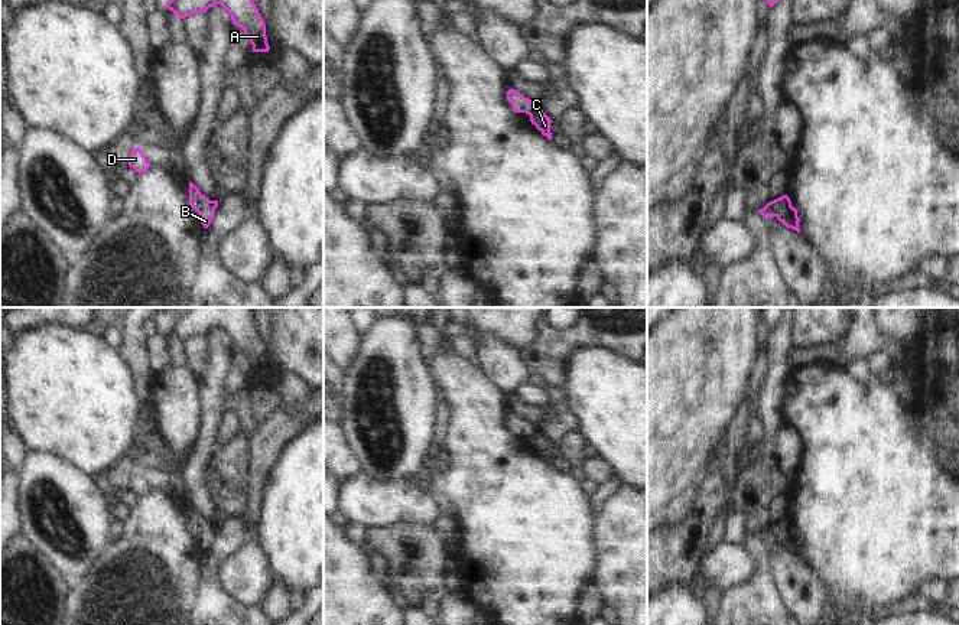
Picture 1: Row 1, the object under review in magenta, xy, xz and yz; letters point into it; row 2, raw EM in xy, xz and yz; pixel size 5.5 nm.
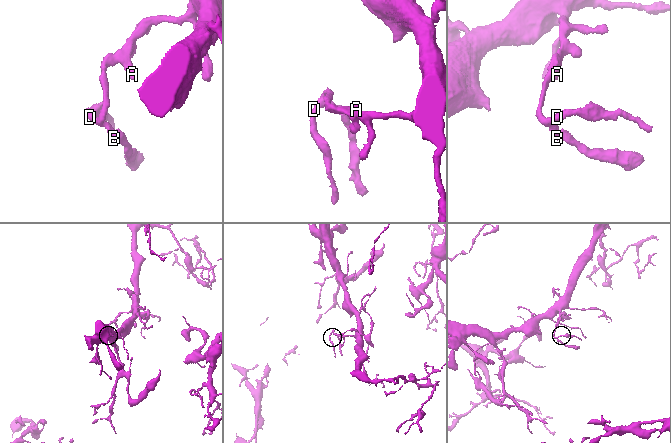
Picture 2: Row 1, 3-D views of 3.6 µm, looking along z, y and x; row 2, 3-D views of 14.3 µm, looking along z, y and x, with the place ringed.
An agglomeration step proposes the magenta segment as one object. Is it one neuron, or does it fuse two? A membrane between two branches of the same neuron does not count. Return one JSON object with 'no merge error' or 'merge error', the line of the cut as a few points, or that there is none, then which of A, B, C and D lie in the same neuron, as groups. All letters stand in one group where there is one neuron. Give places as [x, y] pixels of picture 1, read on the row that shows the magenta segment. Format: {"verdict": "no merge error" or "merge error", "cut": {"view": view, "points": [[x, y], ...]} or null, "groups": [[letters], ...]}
{"verdict": "merge error", "cut": {"view": "yz", "points": [[769, 202], [776, 215]]}, "groups": [["A", "B", "D"], ["C"]]}

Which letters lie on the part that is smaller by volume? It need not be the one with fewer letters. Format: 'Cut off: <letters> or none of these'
Cut off: C

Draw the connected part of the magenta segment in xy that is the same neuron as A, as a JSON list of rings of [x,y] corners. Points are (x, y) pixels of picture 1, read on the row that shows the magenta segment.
[[[168,0],[166,7],[178,19],[185,19],[192,13],[207,13],[215,4],[221,4],[230,14],[233,25],[240,26],[250,43],[253,52],[269,52],[270,46],[266,36],[266,25],[253,0]]]

